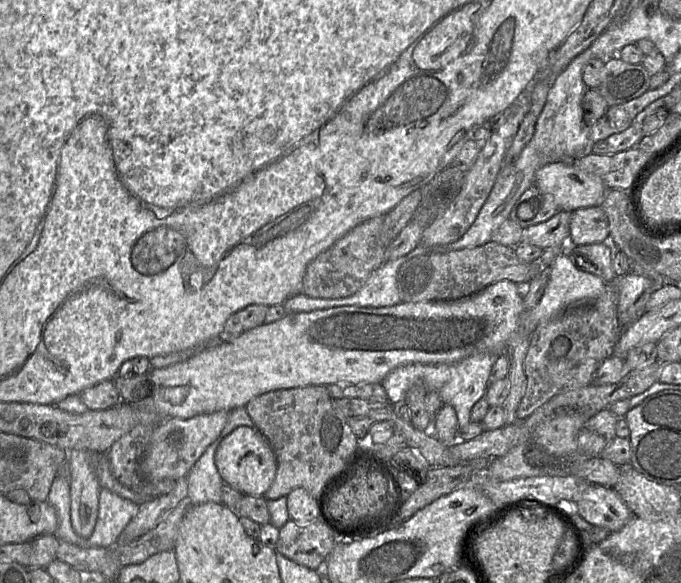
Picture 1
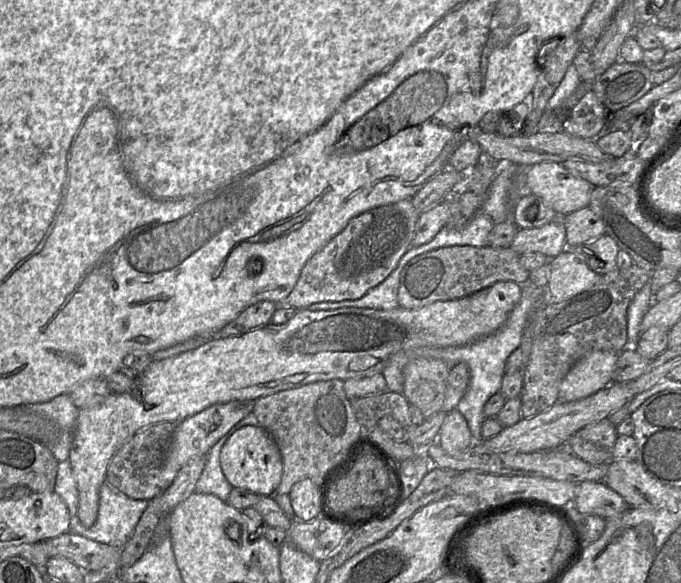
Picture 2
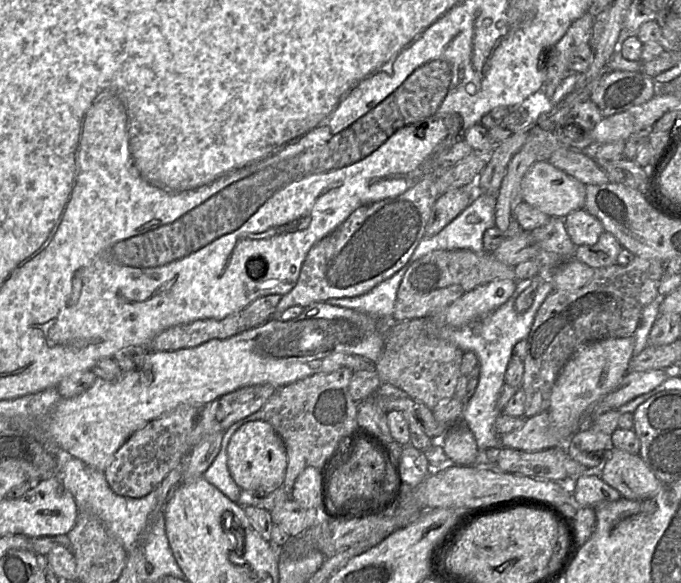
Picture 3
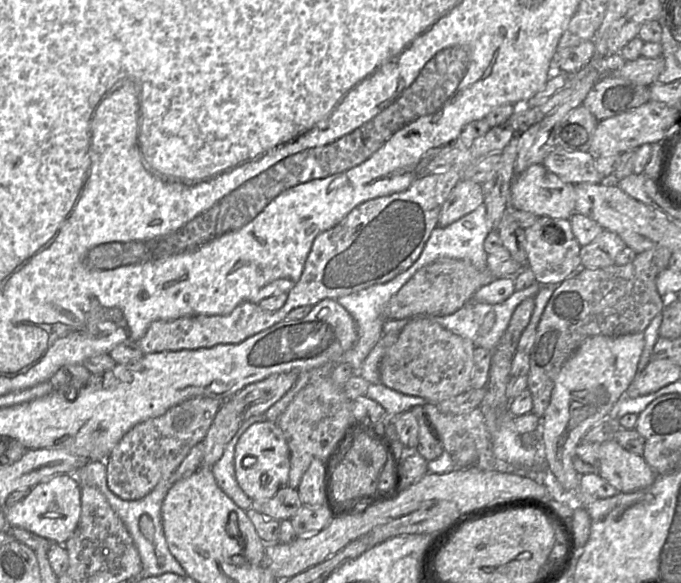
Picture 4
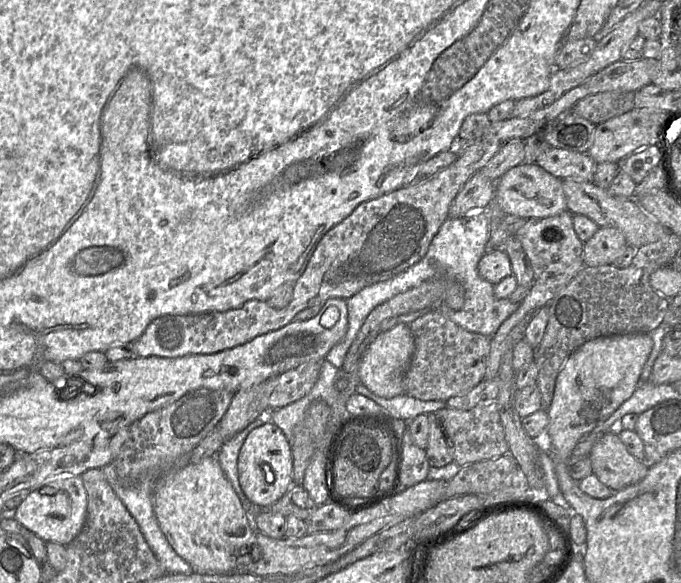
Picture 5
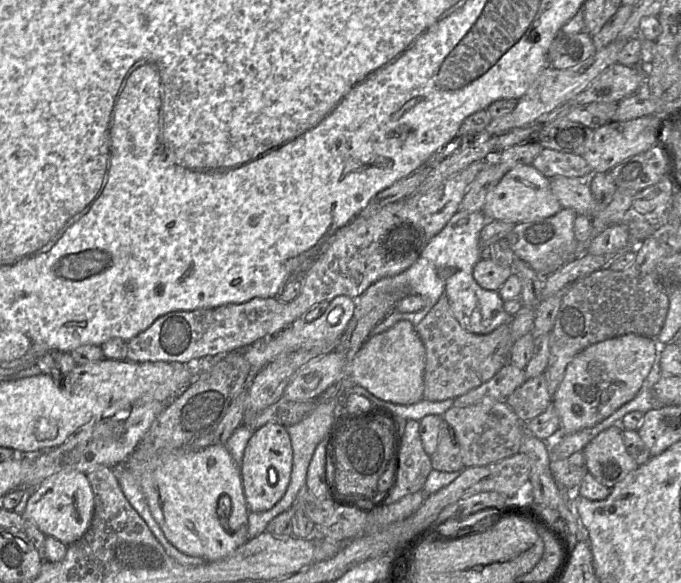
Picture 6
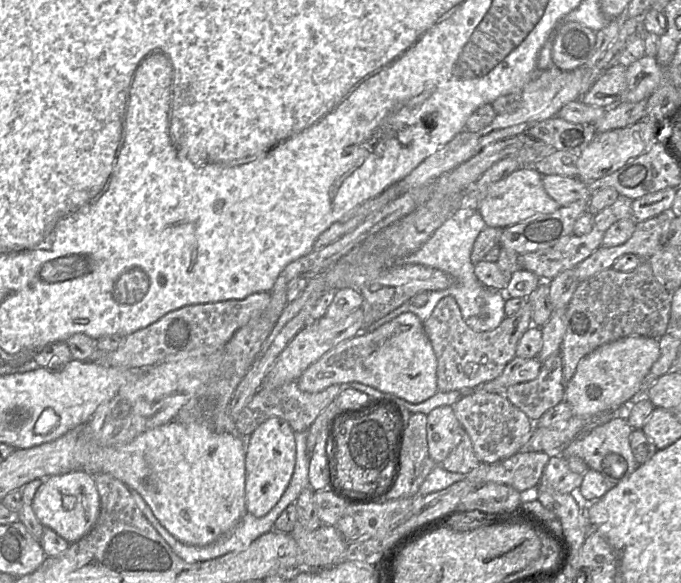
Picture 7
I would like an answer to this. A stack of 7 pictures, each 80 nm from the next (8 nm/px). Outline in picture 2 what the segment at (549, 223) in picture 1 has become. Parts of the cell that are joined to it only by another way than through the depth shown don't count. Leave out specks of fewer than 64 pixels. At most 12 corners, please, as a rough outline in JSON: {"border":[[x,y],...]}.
{"border":[[562,218],[519,229],[510,245],[518,255],[537,252],[549,259],[566,249]]}

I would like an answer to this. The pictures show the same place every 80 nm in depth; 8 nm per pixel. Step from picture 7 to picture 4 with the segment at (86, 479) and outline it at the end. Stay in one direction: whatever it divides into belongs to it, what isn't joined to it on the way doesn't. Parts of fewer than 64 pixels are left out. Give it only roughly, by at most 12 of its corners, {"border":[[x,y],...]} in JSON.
{"border":[[59,474],[4,509],[8,526],[64,545],[81,485]]}

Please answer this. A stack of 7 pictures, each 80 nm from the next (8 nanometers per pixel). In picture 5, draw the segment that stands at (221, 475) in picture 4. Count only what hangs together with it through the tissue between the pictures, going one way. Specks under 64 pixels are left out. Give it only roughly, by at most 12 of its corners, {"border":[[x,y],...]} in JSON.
{"border":[[262,414],[225,441],[216,456],[222,471],[250,514],[257,506],[241,489],[238,456],[248,434],[267,421]]}

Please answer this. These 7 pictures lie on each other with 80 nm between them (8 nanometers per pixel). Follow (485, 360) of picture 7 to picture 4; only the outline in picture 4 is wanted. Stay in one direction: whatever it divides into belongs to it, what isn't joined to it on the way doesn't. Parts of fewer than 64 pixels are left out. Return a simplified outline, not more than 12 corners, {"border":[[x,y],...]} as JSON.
{"border":[[411,321],[381,384],[438,405],[471,389],[471,340]]}

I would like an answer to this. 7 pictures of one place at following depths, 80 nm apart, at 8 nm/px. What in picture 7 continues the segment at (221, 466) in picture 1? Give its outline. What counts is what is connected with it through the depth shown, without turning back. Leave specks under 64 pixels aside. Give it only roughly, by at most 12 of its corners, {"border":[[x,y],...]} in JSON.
{"border":[[269,418],[246,438],[245,500],[260,518],[290,483],[295,431]]}

